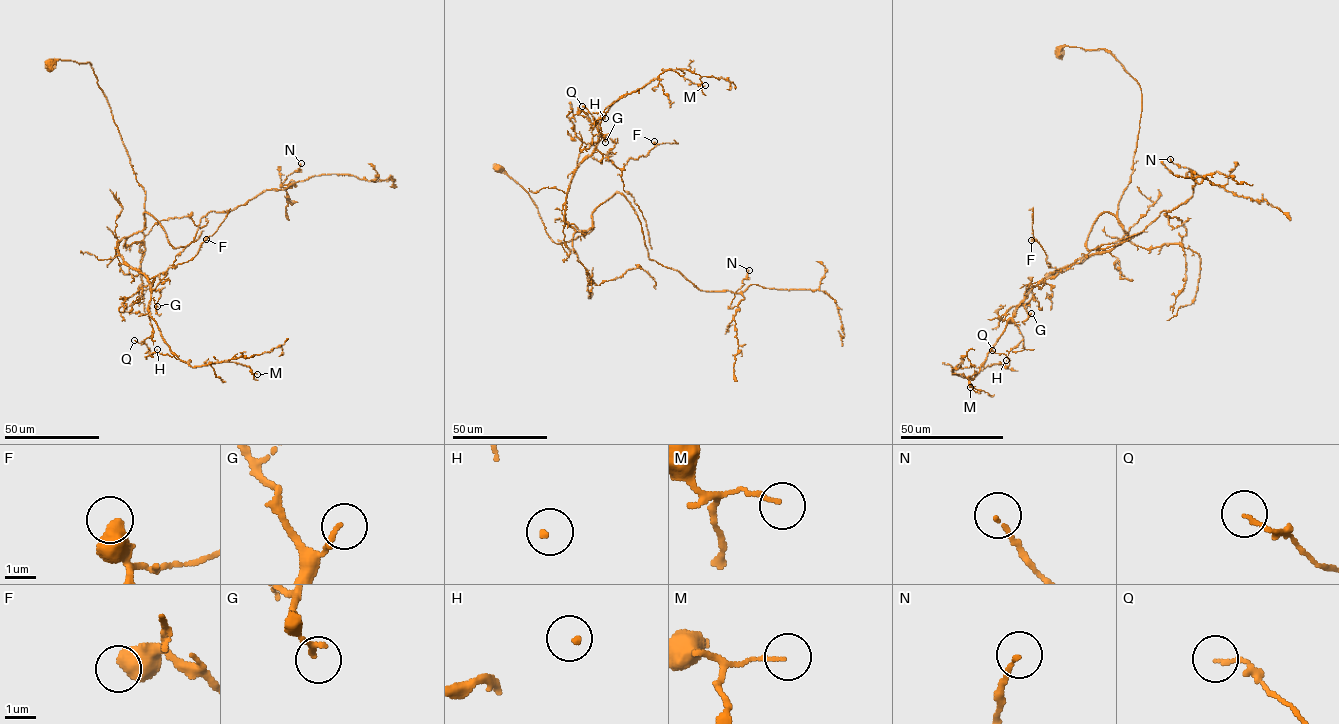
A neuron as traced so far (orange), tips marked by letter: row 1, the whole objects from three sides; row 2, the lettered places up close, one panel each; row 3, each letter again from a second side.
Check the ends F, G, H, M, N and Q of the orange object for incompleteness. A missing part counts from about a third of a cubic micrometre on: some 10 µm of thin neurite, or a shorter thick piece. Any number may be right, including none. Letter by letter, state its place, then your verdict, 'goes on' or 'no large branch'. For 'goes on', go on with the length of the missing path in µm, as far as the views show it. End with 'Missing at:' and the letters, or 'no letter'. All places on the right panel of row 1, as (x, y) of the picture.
F: at (1031, 240); no large branch
G: at (1031, 313); no large branch
H: at (1006, 360); no large branch
M: at (970, 387); no large branch
N: at (1170, 159); goes on; about 8 µm are missing
Q: at (992, 350); no large branch
Missing at: N

